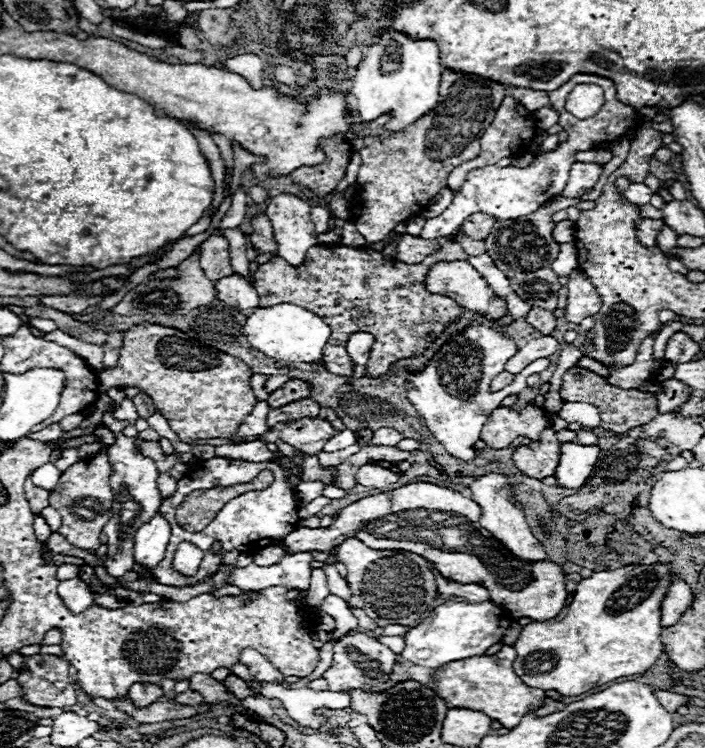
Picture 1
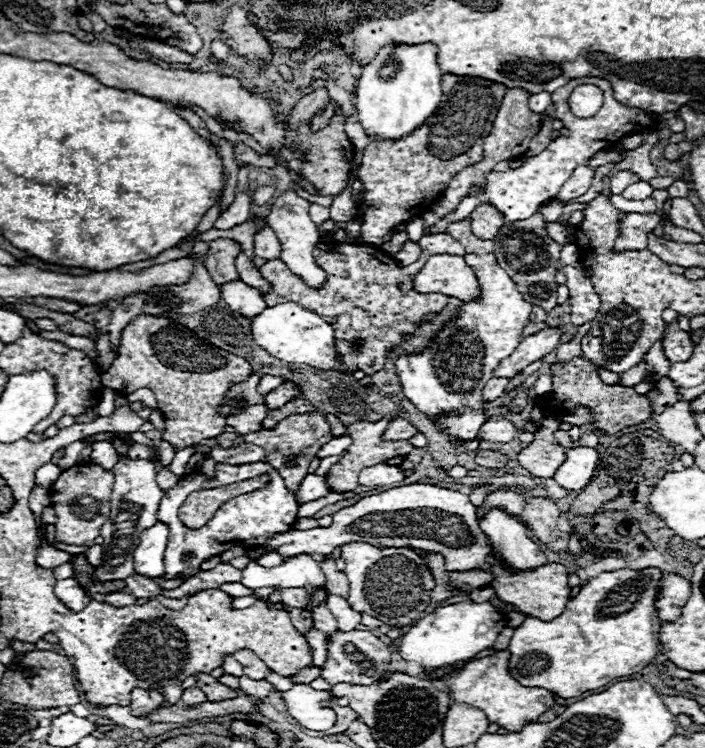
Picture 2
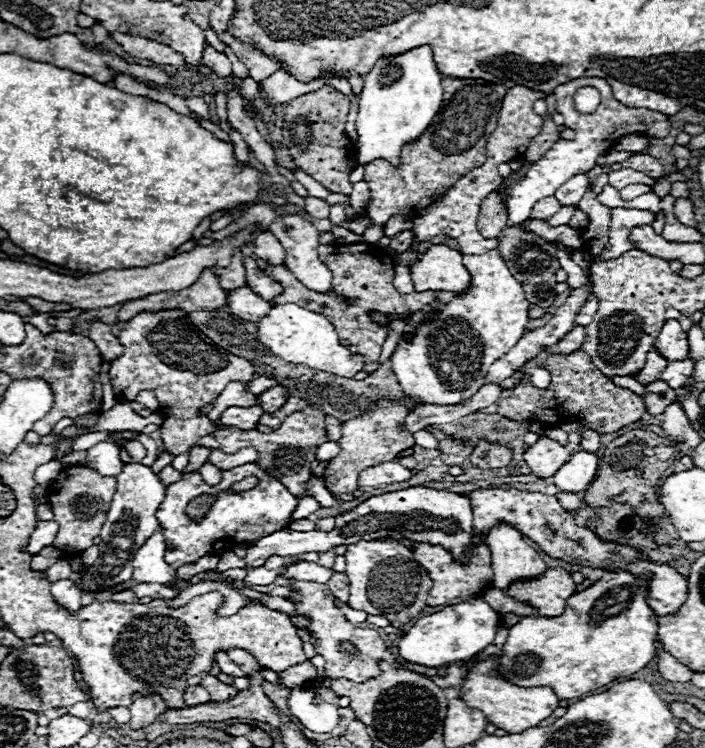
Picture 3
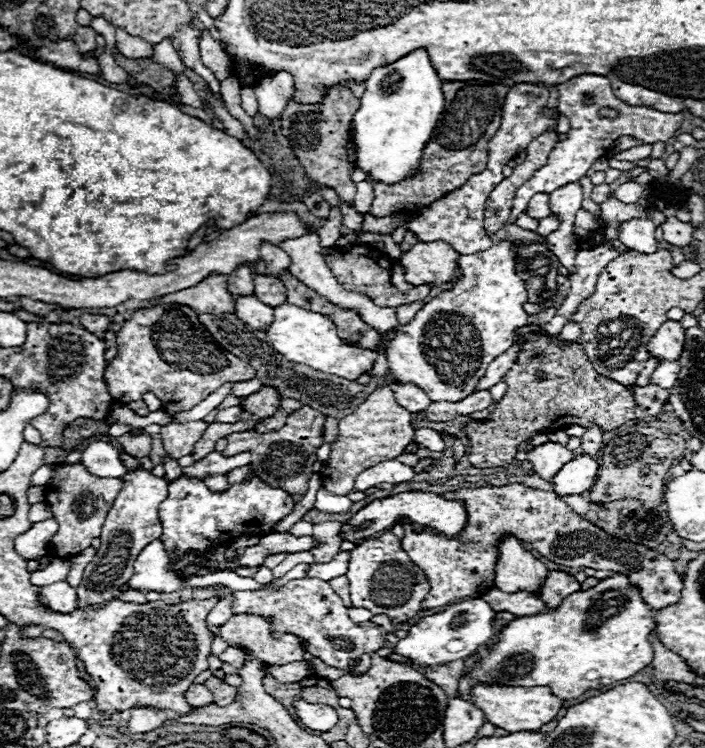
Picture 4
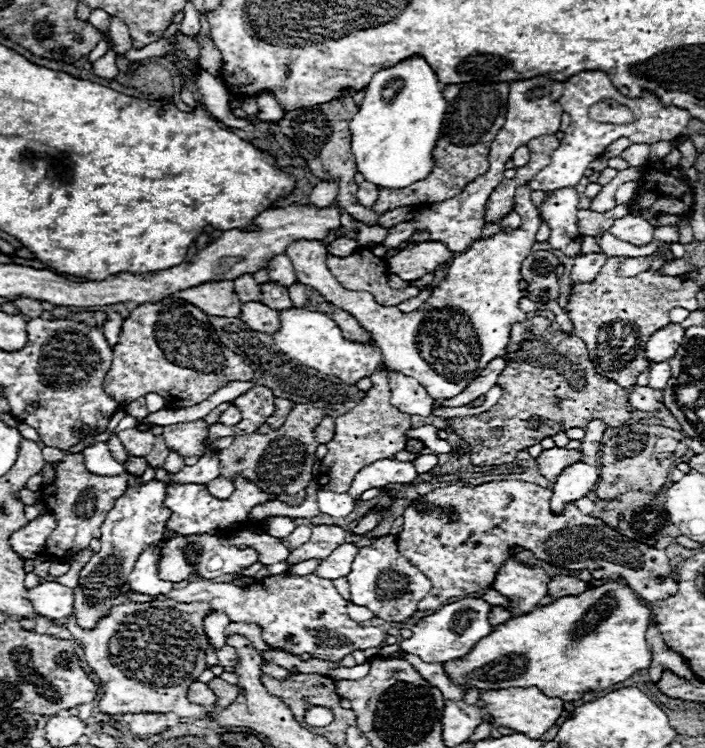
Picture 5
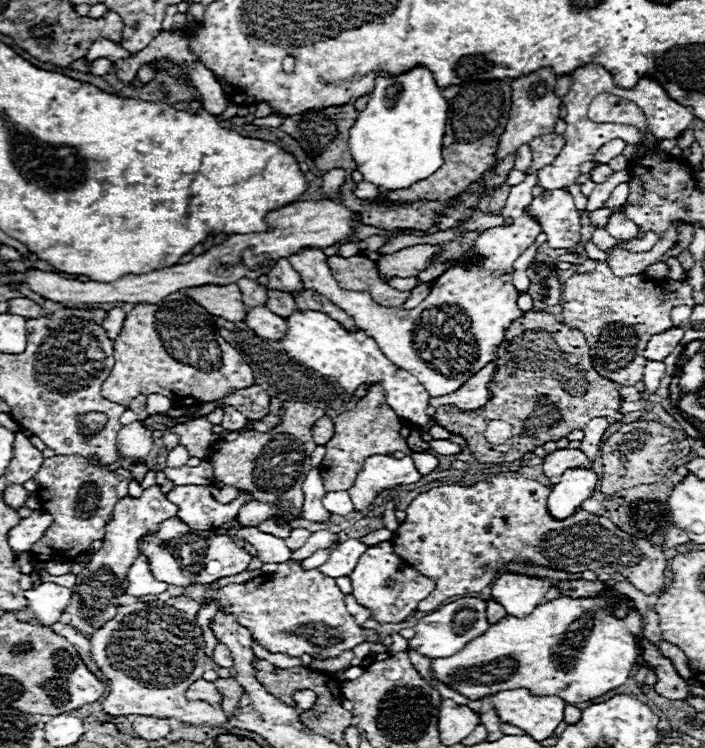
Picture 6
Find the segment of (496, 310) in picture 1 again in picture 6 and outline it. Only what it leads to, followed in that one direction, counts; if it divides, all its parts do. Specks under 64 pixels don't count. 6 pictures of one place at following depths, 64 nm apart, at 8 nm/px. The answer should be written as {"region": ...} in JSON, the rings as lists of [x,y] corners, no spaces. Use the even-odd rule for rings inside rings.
{"region":[[[416,244],[410,248],[402,248],[394,254],[384,254],[376,260],[376,268],[382,280],[390,280],[394,276],[408,278],[430,266],[430,256],[434,252],[442,252],[440,246],[432,244]]]}

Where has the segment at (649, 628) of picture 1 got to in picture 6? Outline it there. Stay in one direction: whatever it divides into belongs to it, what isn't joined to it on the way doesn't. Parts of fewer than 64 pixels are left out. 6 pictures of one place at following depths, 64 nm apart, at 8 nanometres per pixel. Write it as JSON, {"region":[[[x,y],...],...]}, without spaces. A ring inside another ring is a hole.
{"region":[[[560,596],[546,604],[540,604],[526,618],[506,616],[492,624],[488,632],[484,632],[484,636],[470,640],[460,652],[456,652],[456,656],[444,660],[430,660],[432,676],[470,700],[482,700],[490,694],[514,688],[526,688],[534,696],[560,696],[568,704],[580,704],[600,698],[606,692],[622,686],[630,670],[636,668],[638,646],[634,642],[634,636],[642,632],[640,612],[630,612],[628,618],[618,620],[606,610],[608,604],[610,602],[604,596],[598,598]]]}

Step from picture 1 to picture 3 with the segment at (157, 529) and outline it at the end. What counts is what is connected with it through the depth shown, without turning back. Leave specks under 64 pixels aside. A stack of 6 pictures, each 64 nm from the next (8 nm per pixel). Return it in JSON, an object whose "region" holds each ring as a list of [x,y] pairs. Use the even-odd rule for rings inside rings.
{"region":[[[158,528],[140,548],[132,560],[134,564],[134,582],[172,586],[176,580],[176,570],[172,570],[165,560],[166,543],[162,528]]]}

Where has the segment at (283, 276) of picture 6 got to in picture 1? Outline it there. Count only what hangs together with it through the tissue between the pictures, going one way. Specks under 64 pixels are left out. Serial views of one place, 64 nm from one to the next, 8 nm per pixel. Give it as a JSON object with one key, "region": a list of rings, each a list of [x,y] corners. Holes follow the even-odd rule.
{"region":[[[258,216],[252,220],[252,244],[258,254],[274,254],[278,250],[278,244],[274,240],[274,232],[270,226],[270,220],[266,216]]]}

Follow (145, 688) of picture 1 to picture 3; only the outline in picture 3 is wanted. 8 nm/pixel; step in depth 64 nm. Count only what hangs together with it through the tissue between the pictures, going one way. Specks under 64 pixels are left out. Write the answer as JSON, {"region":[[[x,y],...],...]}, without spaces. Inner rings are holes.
{"region":[[[136,694],[134,696],[134,704],[130,706],[130,714],[132,714],[132,720],[130,720],[130,728],[132,730],[142,730],[146,728],[148,724],[156,722],[160,714],[164,714],[168,708],[164,704],[164,700],[160,696],[140,696]]]}

